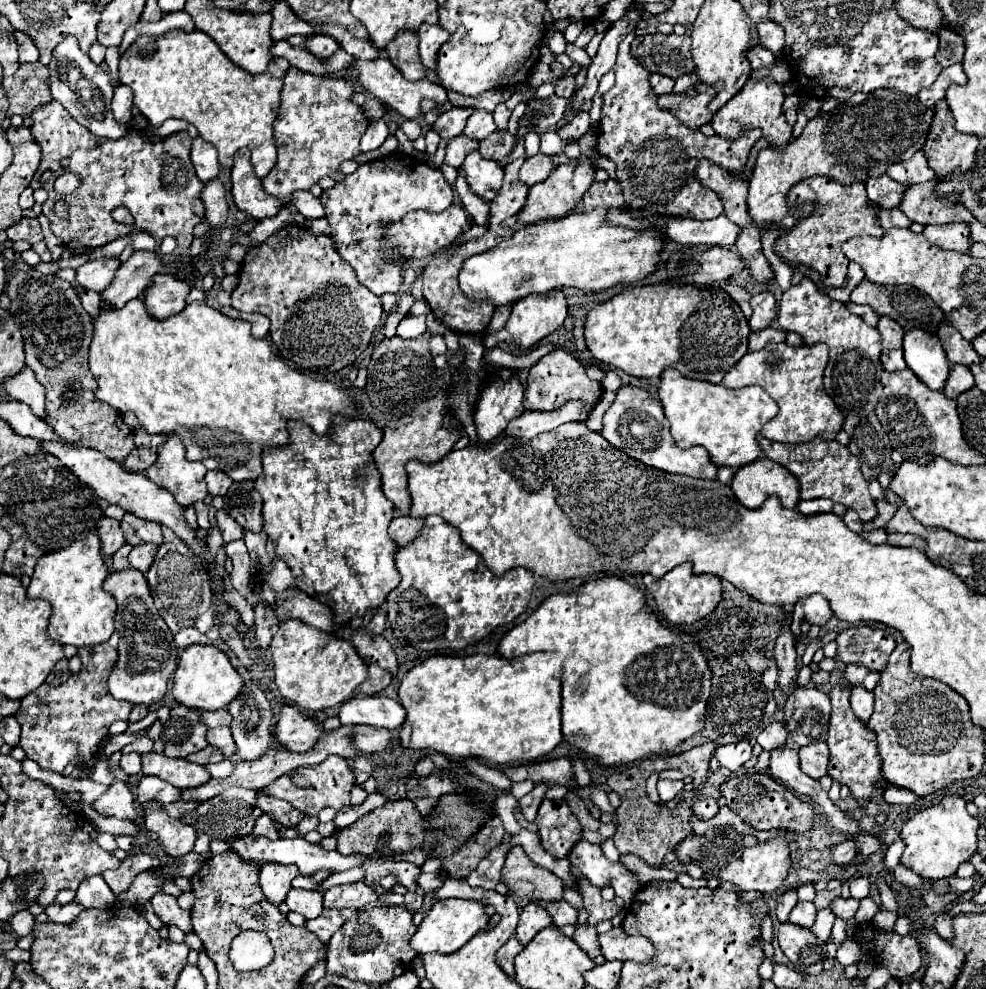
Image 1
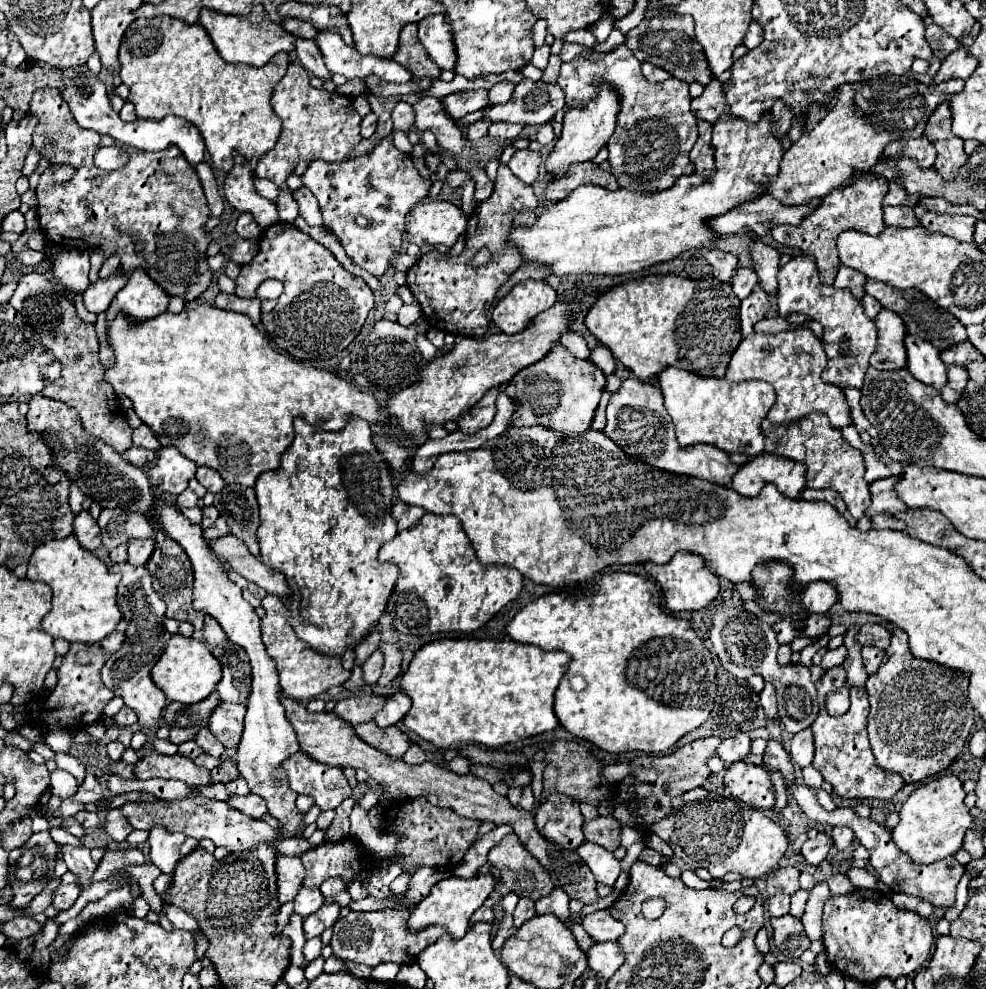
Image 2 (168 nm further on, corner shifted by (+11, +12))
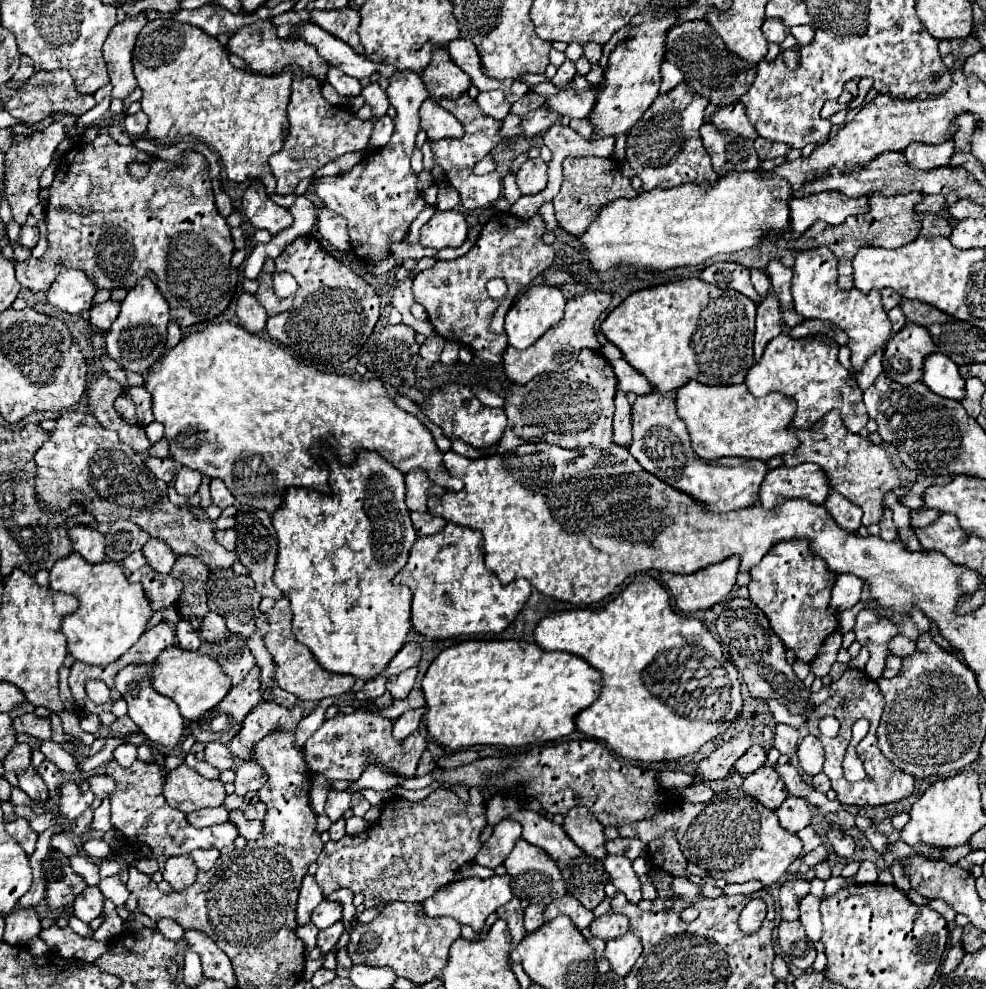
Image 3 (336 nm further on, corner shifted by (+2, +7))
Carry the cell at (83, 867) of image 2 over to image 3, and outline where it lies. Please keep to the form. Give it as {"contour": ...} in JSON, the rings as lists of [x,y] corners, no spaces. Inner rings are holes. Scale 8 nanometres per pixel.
{"contour":[[[58,833],[58,835],[54,835],[52,837],[52,845],[54,845],[54,849],[58,849],[58,851],[62,851],[66,857],[74,857],[74,855],[82,855],[82,849],[80,849],[80,845],[72,839],[72,835],[70,833]]]}

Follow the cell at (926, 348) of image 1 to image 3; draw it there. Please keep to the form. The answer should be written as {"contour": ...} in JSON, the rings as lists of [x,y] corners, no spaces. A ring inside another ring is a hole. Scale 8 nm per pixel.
{"contour":[[[932,353],[926,357],[922,381],[928,385],[930,391],[934,391],[940,397],[960,401],[962,395],[966,393],[964,379],[958,373],[958,365],[942,353]]]}

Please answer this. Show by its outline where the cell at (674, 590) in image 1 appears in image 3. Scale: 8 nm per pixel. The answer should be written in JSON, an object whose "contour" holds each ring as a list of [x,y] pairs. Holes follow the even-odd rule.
{"contour":[[[728,557],[690,575],[662,573],[662,579],[672,593],[676,607],[684,615],[692,615],[700,609],[710,609],[730,593],[736,583],[738,563],[738,557]]]}

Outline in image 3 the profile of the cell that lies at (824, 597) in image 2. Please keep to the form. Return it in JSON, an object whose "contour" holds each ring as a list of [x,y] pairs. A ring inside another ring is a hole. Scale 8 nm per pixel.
{"contour":[[[838,575],[834,587],[832,587],[832,599],[830,609],[832,611],[846,611],[852,609],[860,601],[864,583],[856,575]]]}

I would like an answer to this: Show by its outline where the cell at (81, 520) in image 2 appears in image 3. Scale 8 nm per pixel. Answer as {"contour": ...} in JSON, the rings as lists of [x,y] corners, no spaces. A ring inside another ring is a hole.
{"contour":[[[74,525],[70,529],[70,539],[74,543],[74,551],[80,553],[86,561],[98,563],[104,559],[104,535],[90,525]]]}

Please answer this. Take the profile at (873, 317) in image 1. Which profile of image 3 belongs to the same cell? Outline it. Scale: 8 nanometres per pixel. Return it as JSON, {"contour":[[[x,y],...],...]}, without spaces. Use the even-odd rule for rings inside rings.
{"contour":[[[900,307],[890,309],[890,311],[888,311],[888,319],[890,319],[890,323],[892,323],[892,331],[894,331],[894,333],[898,331],[900,325],[906,325],[906,317],[904,317],[904,313],[902,313]]]}

